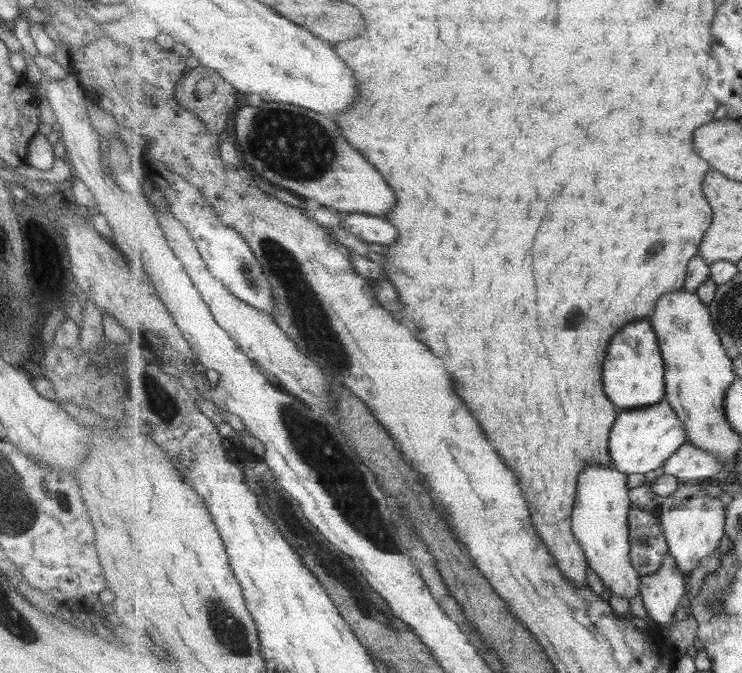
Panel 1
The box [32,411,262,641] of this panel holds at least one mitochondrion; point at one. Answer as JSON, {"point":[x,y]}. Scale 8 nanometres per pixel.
{"point":[62,501]}

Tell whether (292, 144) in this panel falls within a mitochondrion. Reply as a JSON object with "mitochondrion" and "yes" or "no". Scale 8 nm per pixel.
{"mitochondrion":"yes"}

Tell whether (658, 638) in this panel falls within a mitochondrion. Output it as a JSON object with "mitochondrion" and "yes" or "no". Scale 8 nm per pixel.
{"mitochondrion":"no"}

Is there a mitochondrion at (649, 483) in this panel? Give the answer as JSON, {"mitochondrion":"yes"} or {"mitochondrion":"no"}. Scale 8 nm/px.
{"mitochondrion":"no"}

